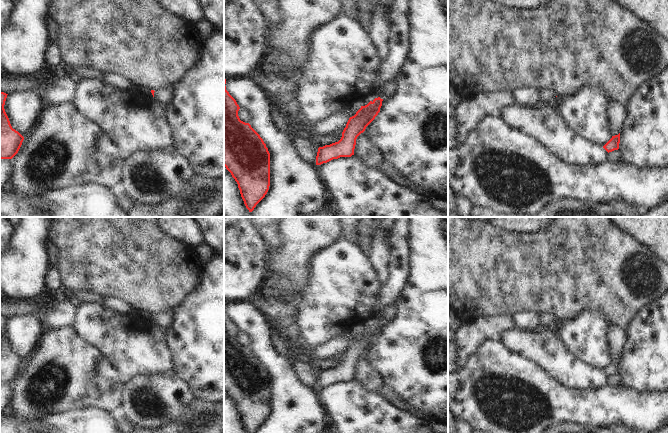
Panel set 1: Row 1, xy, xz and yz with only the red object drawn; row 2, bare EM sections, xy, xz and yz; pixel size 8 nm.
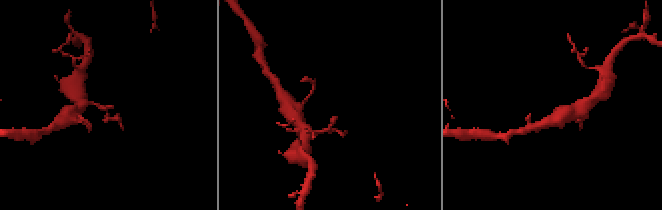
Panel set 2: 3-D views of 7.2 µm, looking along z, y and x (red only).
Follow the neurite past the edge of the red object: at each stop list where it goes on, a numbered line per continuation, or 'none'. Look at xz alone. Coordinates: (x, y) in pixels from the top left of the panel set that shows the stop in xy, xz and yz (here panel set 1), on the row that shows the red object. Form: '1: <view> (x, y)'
none.

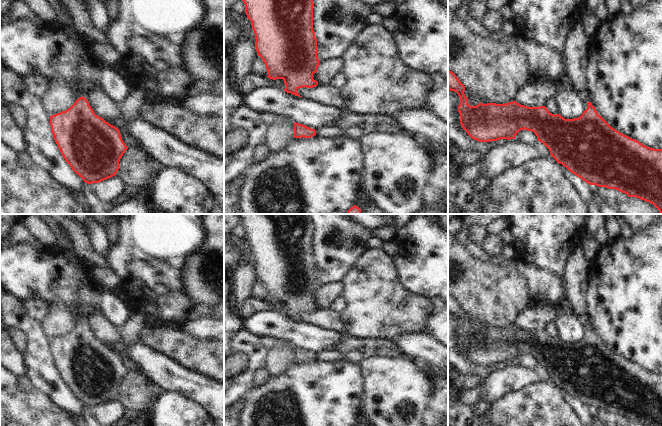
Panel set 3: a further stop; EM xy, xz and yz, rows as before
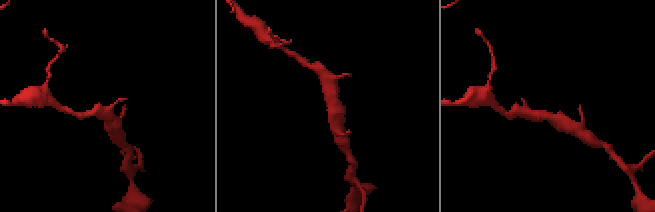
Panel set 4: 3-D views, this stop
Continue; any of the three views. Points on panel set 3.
1: xy (80, 92).

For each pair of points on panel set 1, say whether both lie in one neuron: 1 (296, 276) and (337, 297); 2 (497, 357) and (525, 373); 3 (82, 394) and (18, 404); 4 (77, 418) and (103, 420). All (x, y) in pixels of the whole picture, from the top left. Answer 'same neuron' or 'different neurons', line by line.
1: different neurons
2: same neuron
3: same neuron
4: same neuron

